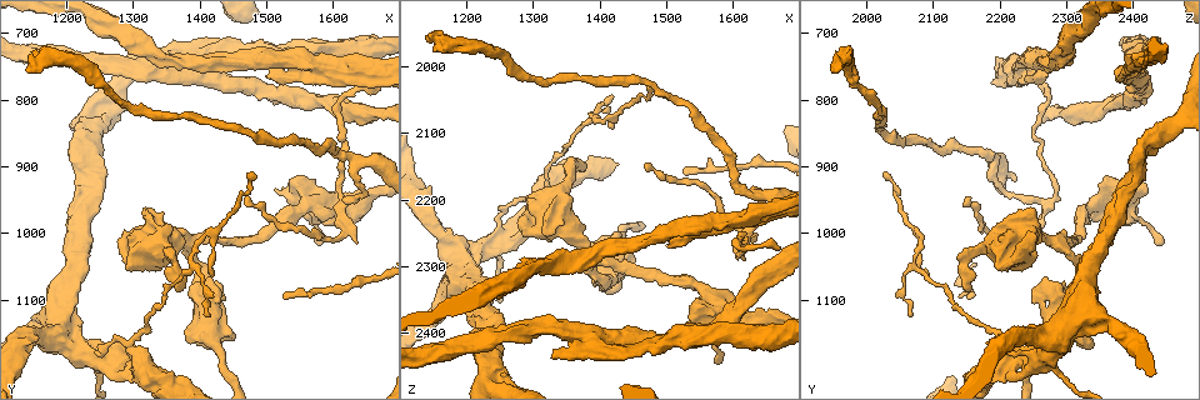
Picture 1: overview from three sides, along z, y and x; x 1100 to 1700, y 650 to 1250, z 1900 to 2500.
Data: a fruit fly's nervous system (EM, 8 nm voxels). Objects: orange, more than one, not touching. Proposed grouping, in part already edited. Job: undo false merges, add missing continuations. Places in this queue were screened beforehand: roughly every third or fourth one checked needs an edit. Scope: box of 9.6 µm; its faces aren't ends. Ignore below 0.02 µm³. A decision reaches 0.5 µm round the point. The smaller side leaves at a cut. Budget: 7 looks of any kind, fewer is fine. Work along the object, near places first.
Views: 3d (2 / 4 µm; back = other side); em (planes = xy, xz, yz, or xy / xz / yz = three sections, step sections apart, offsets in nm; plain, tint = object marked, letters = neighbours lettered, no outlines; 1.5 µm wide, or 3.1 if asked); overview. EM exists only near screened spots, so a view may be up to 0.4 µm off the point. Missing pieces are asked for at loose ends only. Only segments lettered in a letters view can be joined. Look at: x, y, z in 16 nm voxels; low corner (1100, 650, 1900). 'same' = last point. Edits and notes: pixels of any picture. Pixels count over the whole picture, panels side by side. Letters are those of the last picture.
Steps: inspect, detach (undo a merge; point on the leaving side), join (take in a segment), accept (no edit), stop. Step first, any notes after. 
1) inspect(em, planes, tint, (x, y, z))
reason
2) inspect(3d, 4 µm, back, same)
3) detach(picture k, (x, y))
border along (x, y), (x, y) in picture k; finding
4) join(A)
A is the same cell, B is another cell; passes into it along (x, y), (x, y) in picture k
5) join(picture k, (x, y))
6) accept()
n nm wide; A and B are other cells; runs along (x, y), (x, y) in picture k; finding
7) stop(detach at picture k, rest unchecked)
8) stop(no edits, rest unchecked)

inspect(em, planes, letters, (1615, 960, 2265))
two arms in line, one across

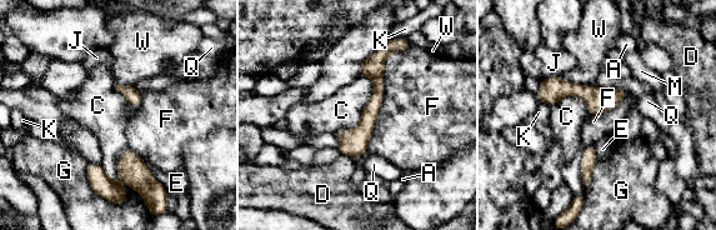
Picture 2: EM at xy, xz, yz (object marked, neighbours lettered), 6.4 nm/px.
accept()
70 nm wide; A, C, D, E, F, G, J, K, M, Q and W are other cells; runs along (385, 48), (377, 58), (377, 95), (351, 154) in picture 2; continuous, no second cell

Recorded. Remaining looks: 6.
inspect(em, xz, step 8, tint, (1525, 1095, 2155))

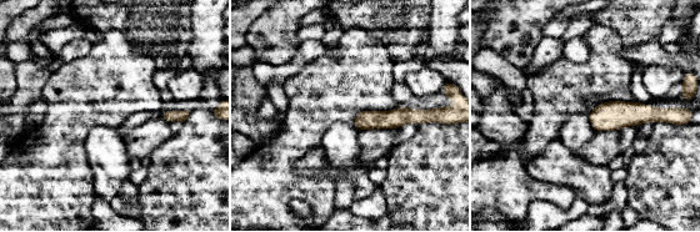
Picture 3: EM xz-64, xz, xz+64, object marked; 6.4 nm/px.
inspect(em, planes, letters, same)

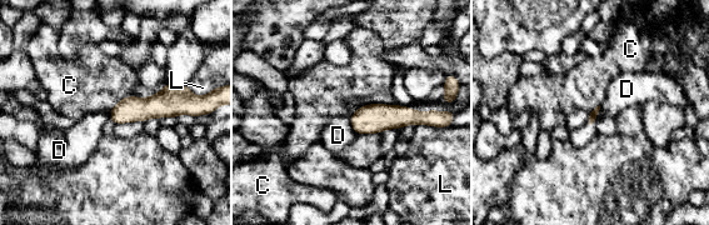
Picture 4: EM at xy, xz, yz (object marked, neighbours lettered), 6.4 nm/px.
accept()
C, D and L are other cells; none of them fits

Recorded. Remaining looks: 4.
inspect(em, planes, letters, (1430, 1100, 2245))
free end

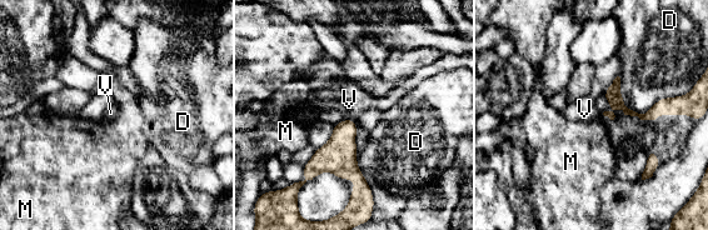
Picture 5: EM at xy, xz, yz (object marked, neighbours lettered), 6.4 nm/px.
accept()
D, M and V are other cells; no lettered segment goes on from it

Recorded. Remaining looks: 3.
stop(no edits, rest unchecked)

